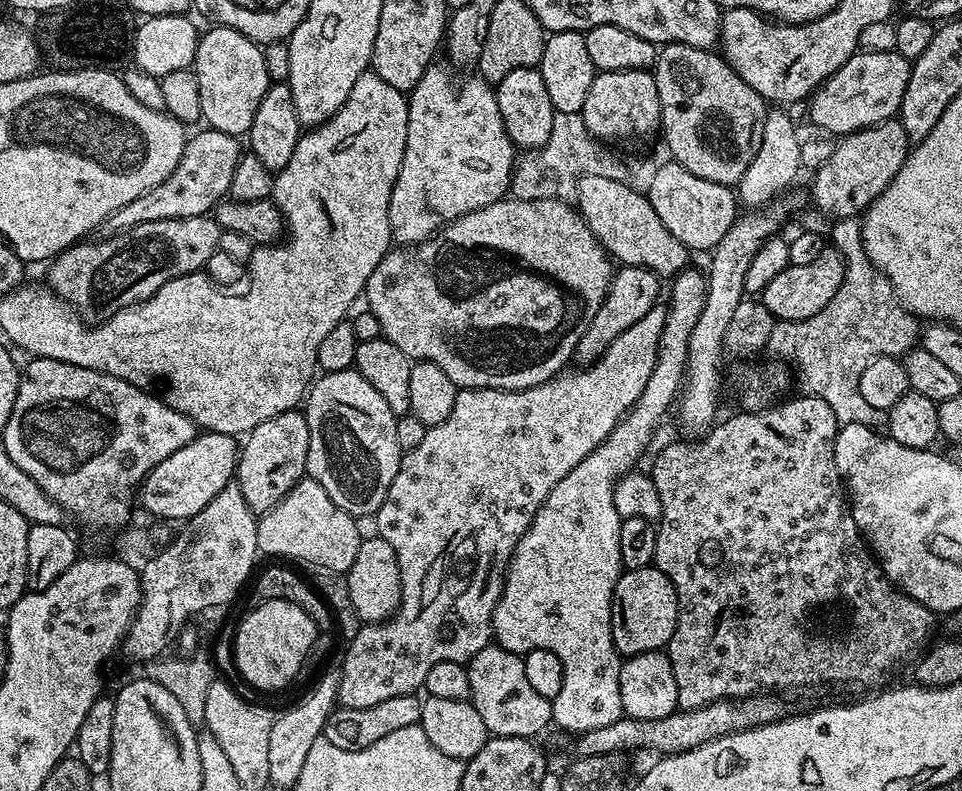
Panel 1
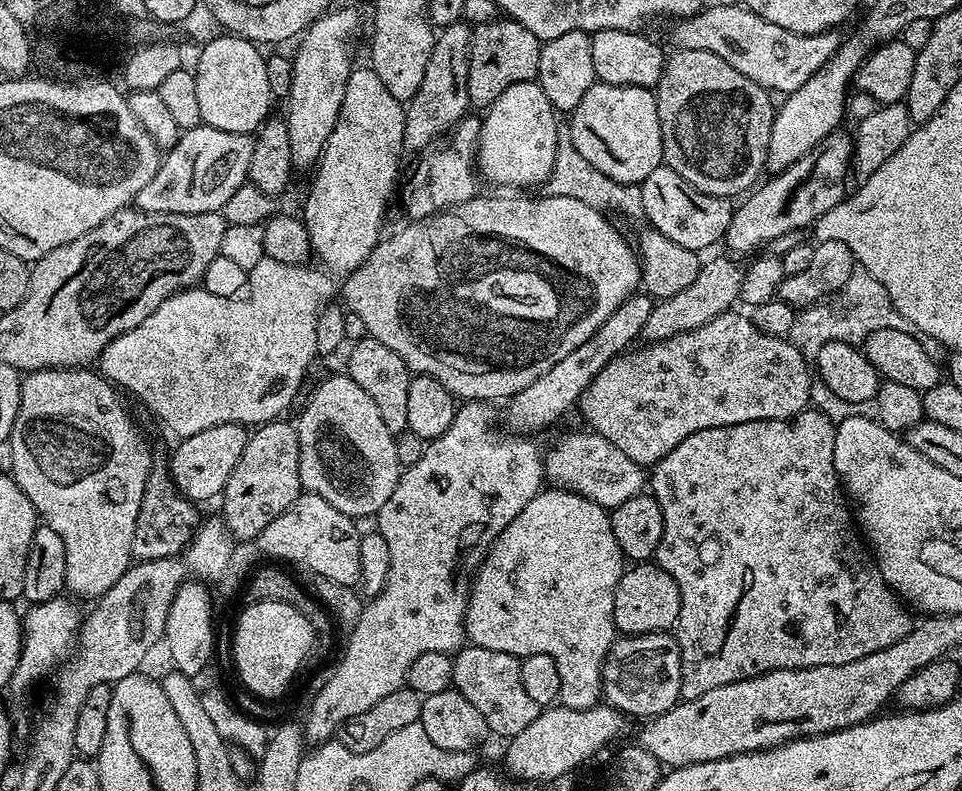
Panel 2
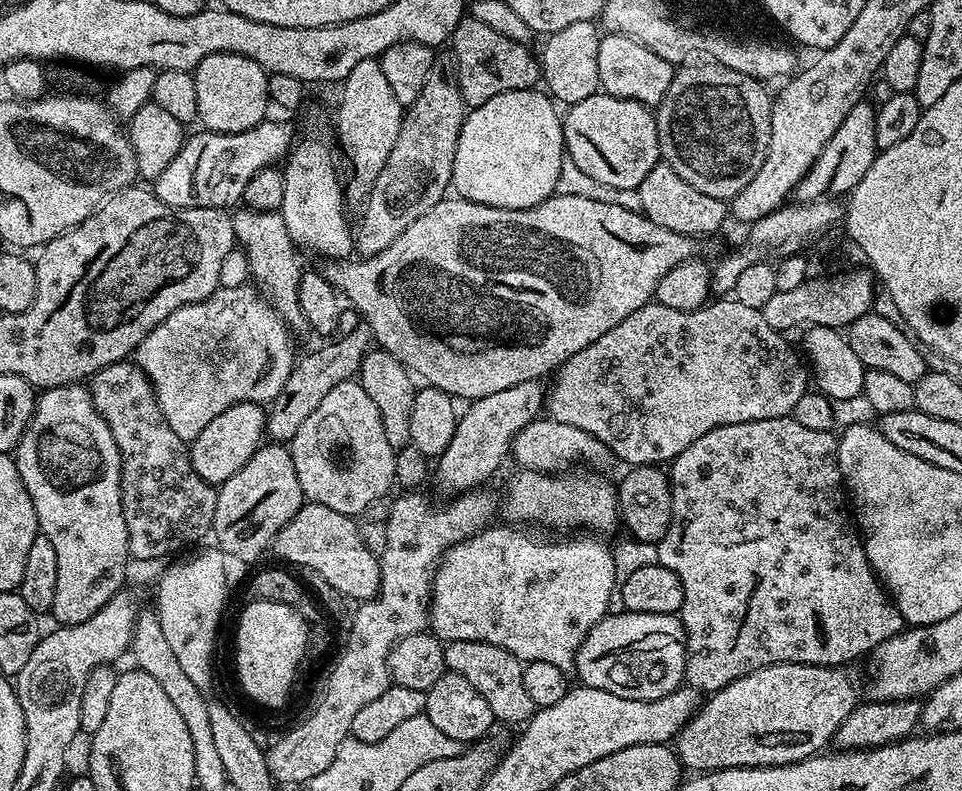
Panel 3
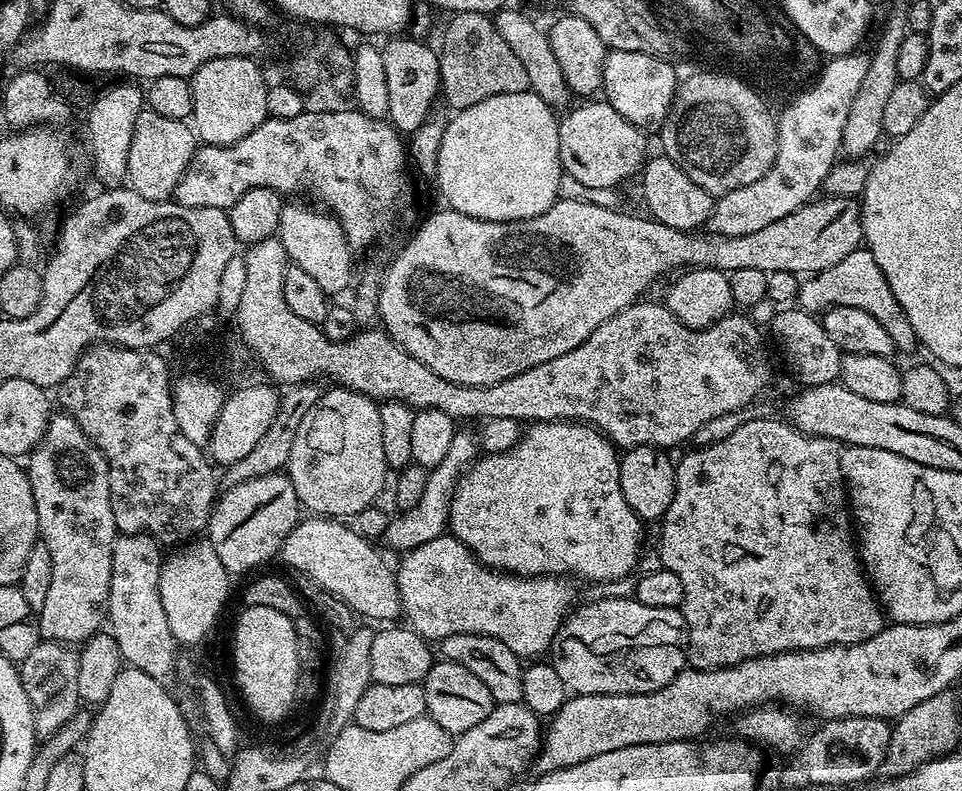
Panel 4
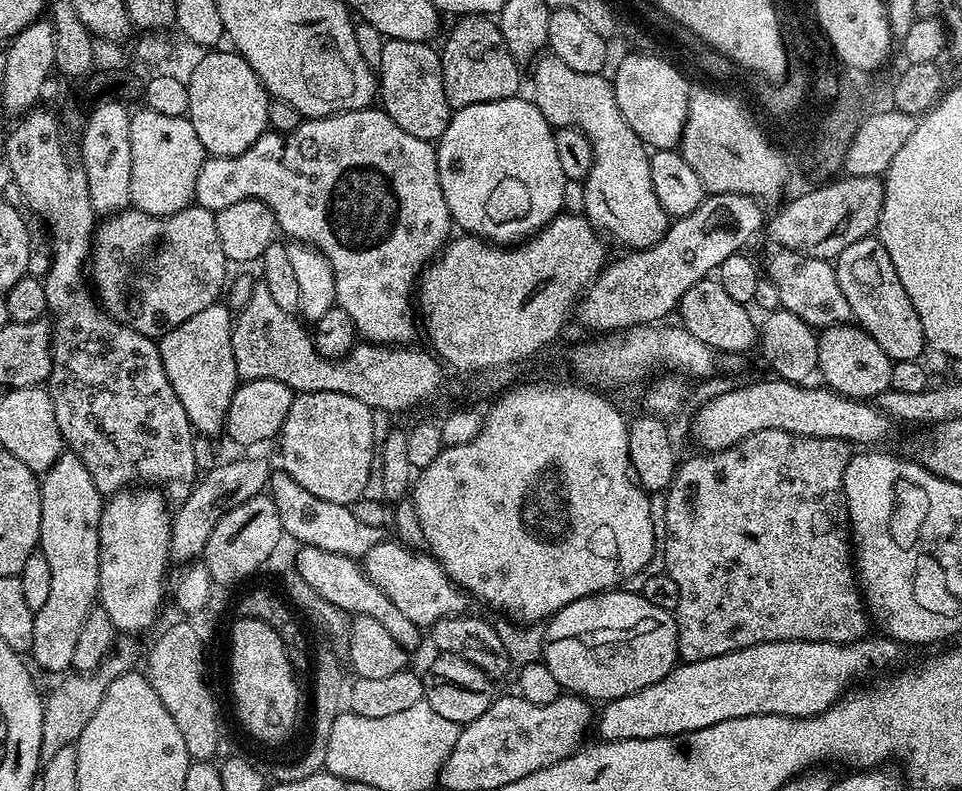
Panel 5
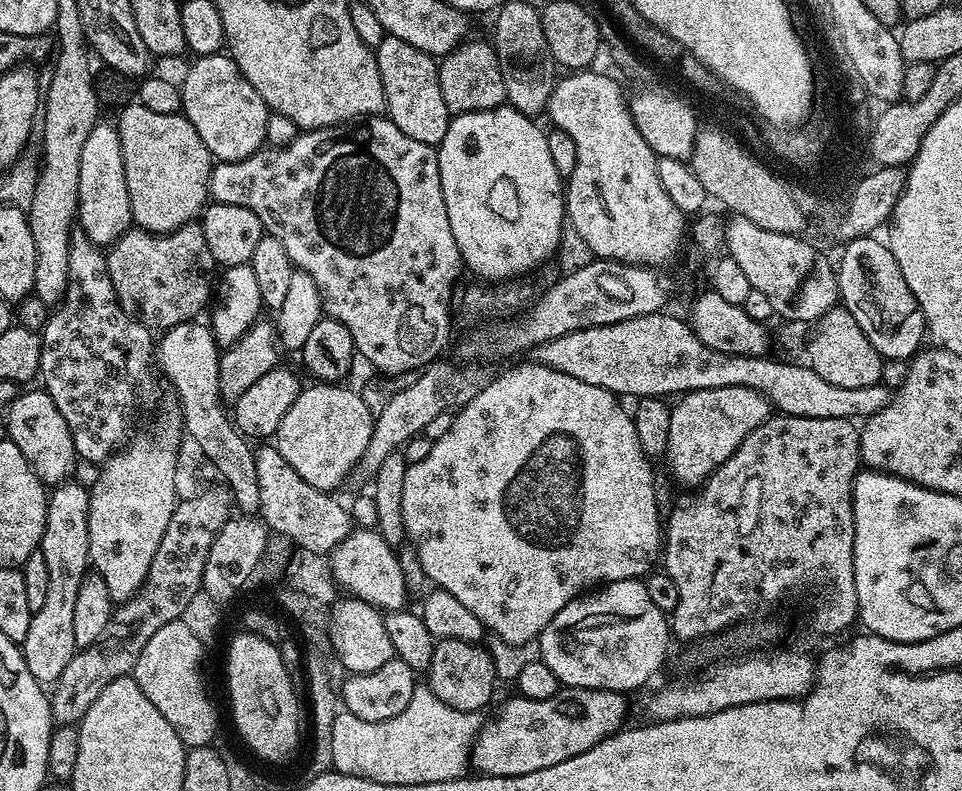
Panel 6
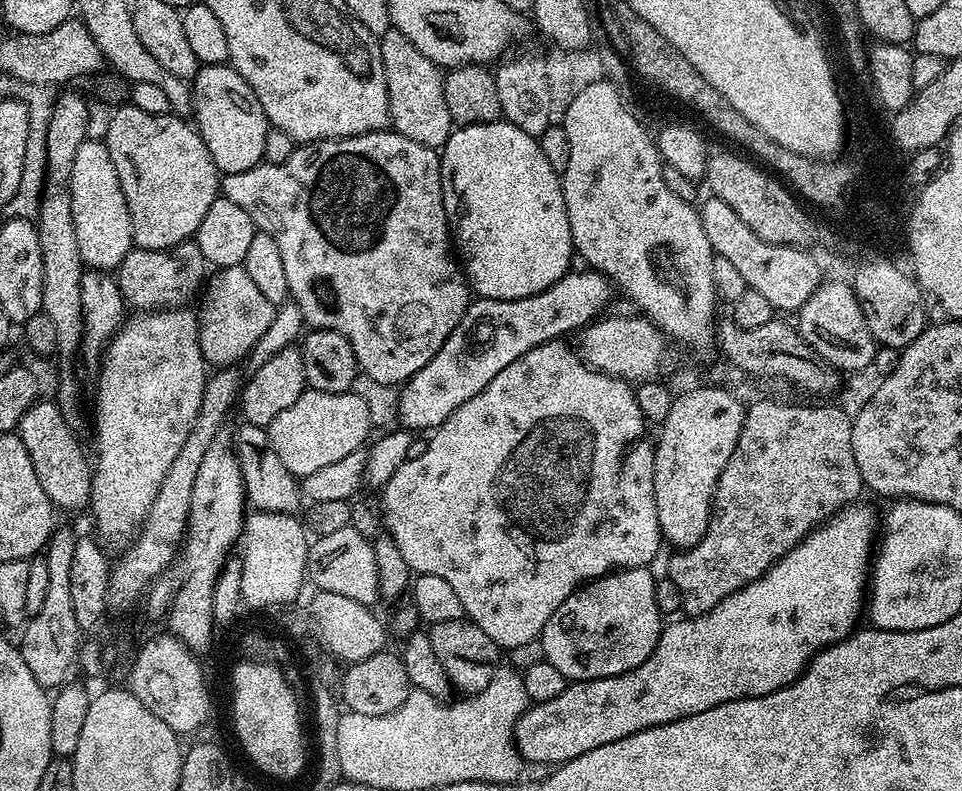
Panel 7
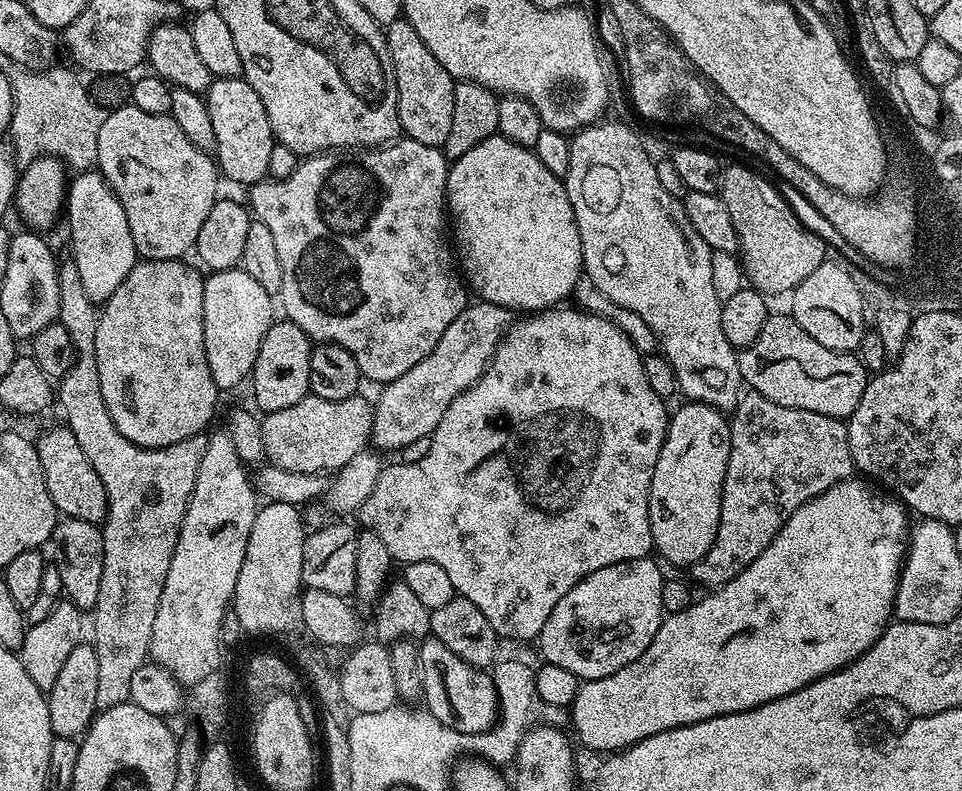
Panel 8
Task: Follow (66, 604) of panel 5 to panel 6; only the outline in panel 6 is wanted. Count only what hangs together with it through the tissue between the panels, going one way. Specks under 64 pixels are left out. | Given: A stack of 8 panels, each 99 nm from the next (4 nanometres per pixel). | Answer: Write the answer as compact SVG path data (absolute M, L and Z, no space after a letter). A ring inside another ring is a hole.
M65 482L51 489L46 510L46 530L40 539L39 552L46 558L49 572L46 599L42 610L32 613L30 630L22 645L24 661L30 666L30 674L42 686L55 685L56 680L66 670L66 662L76 655L74 642L74 602L78 598L78 586L90 571L88 551L88 494L89 489L80 484Z

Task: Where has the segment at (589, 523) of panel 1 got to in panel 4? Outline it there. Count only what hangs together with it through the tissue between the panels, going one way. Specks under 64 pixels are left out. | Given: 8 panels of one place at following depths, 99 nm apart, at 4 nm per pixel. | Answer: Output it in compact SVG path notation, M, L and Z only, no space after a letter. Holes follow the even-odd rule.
M451 534L410 549L399 560L395 574L403 615L429 642L442 641L450 634L482 634L498 638L518 657L540 658L551 649L554 634L577 603L576 592L567 579L518 576L490 568Z

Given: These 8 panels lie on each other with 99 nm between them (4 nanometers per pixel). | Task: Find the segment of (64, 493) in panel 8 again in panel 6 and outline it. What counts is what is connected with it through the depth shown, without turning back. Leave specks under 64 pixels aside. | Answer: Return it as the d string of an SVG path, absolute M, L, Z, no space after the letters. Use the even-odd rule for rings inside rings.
M43 390L37 392L21 391L8 408L8 418L6 421L7 439L22 450L22 458L30 462L34 474L46 486L55 486L65 483L68 476L78 465L78 457L74 450L74 440L70 438L70 428L66 426L66 418L58 414L58 406L54 406L54 398Z

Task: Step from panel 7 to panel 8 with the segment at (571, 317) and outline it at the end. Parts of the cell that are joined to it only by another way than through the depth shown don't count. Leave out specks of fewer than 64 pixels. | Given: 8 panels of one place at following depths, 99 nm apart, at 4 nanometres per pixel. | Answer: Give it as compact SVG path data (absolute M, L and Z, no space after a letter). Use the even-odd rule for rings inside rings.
M472 302L464 307L462 314L458 314L458 318L454 318L454 322L450 322L450 326L446 326L446 334L442 334L442 338L438 338L438 346L434 346L434 350L430 350L430 354L426 354L426 358L422 358L422 362L418 362L418 366L410 366L410 370L406 370L406 374L394 378L389 384L385 384L379 389L380 397L374 400L372 409L371 443L381 453L396 454L400 449L410 446L410 442L418 442L418 438L431 436L432 431L438 426L438 422L442 422L442 414L446 414L450 402L454 402L454 398L458 398L458 394L462 394L470 386L474 386L474 382L478 382L478 378L486 371L492 355L495 354L497 346L513 320L513 313L497 304Z

